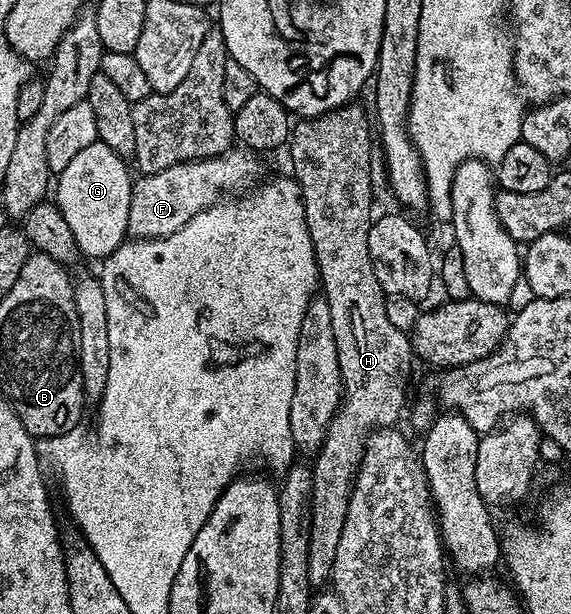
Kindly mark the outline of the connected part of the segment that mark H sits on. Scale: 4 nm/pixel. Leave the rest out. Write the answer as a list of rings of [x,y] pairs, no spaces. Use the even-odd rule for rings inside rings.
[[[351,102],[337,108],[335,112],[299,119],[293,125],[288,141],[290,160],[294,163],[292,176],[302,192],[302,205],[312,238],[320,292],[328,302],[328,310],[332,310],[332,334],[336,338],[336,354],[340,358],[342,379],[342,402],[338,406],[338,413],[326,428],[322,447],[312,460],[314,485],[310,503],[312,526],[308,530],[308,578],[314,586],[321,585],[318,584],[321,580],[329,581],[334,575],[336,546],[340,546],[340,534],[344,532],[344,518],[366,441],[378,429],[392,428],[399,423],[397,420],[401,418],[402,407],[406,404],[406,387],[410,384],[410,337],[388,322],[388,313],[384,310],[387,294],[380,286],[380,278],[376,278],[376,270],[372,270],[372,258],[368,254],[368,230],[372,223],[370,195],[376,192],[370,177],[370,136],[372,140],[372,120],[367,109],[365,112],[358,102]]]

